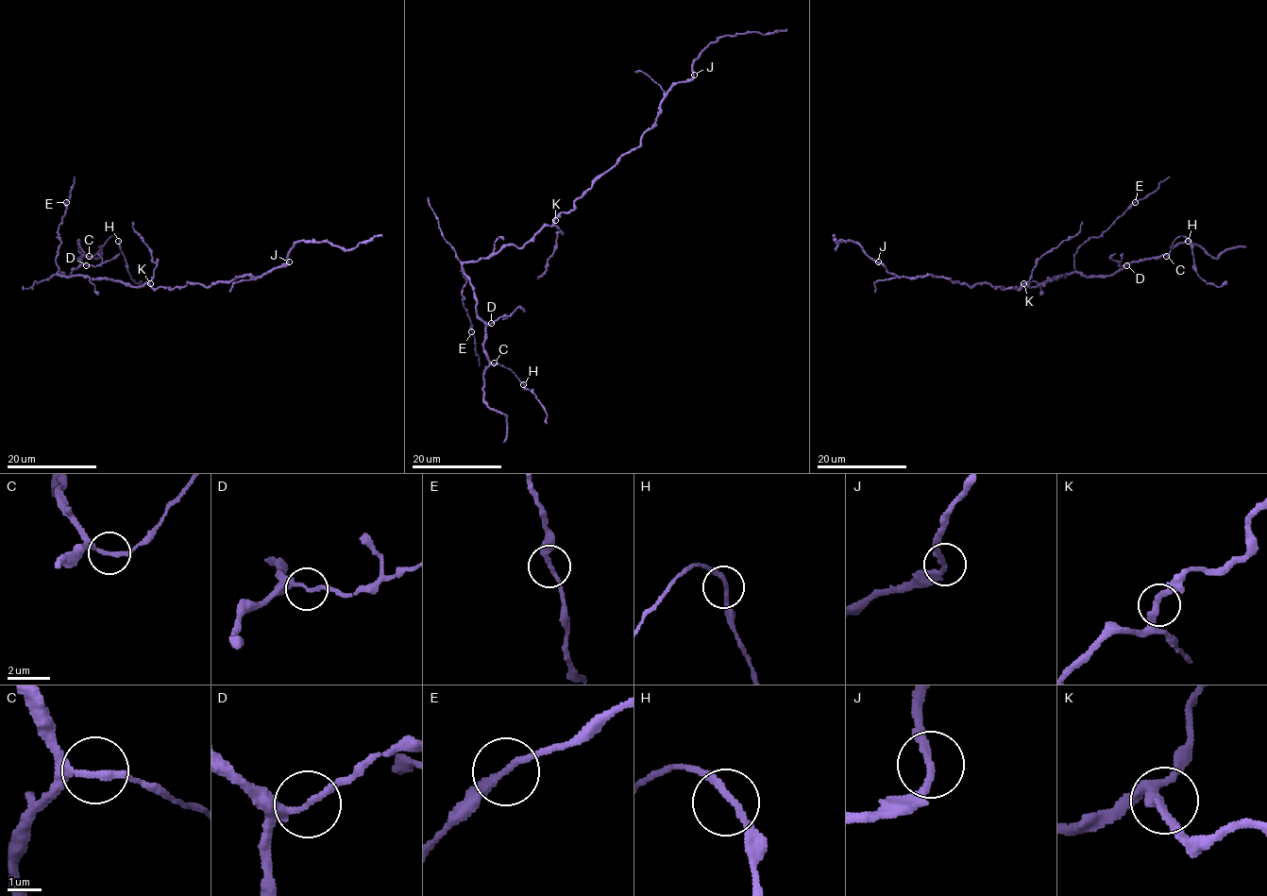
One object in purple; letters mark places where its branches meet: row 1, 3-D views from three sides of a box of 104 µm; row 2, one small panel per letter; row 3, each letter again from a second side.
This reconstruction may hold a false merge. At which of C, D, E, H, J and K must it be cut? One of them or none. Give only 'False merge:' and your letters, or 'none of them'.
False merge: none of them

